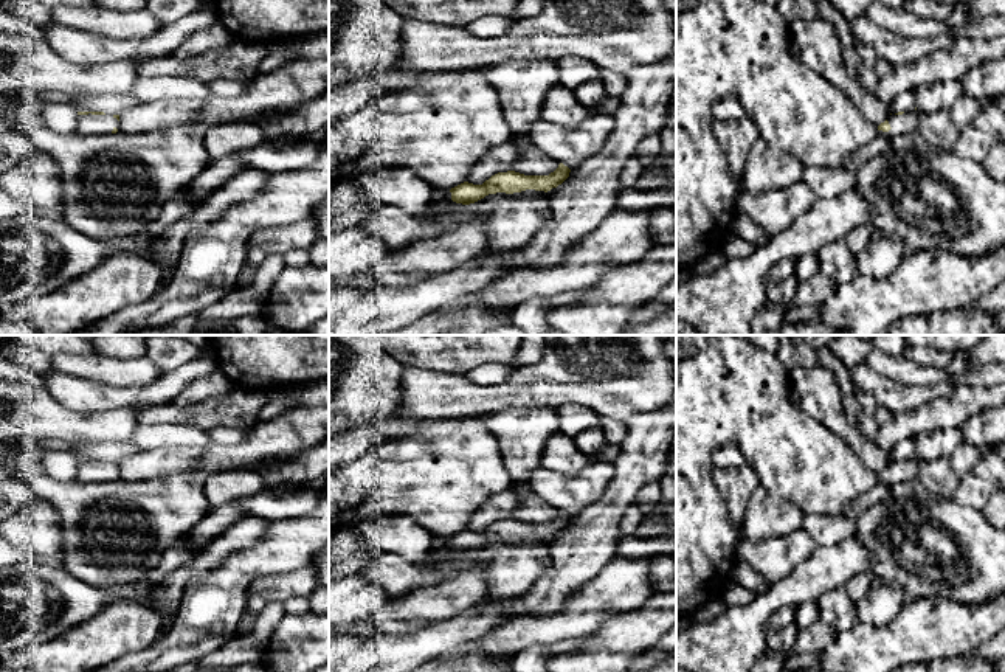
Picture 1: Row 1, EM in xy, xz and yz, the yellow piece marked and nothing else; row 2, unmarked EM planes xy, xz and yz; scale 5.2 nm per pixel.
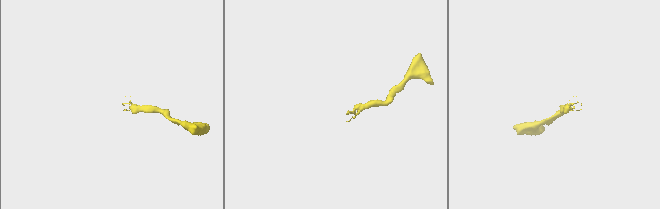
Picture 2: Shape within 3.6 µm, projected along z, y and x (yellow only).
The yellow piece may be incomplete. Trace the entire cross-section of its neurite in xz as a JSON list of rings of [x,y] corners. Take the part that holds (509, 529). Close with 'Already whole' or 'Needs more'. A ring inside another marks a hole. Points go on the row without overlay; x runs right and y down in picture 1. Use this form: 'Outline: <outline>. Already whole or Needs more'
Outline: [[[563,511],[549,523],[524,523],[515,518],[498,520],[485,528],[482,532],[464,529],[450,537],[450,542],[440,548],[433,548],[433,557],[448,557],[454,552],[470,552],[489,542],[496,540],[521,540],[526,537],[551,539],[569,525],[571,517]]]. Needs more

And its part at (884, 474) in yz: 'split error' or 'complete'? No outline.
split error

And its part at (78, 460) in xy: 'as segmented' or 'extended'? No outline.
extended

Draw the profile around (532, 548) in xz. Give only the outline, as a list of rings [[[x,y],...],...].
[[[544,539],[489,542],[465,552],[464,562],[485,563],[485,599],[507,599],[526,594],[549,568],[549,545]]]

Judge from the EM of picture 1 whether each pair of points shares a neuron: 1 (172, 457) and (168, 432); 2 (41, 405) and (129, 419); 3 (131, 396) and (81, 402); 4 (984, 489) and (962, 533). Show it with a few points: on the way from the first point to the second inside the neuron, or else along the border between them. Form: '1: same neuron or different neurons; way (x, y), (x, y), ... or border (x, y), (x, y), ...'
1: different neurons; border (200, 447), (155, 447), (140, 452)
2: same neuron; way (62, 424), (107, 426)
3: same neuron; way (118, 396), (93, 398)
4: different neurons; border (953, 497), (959, 503), (980, 511)

